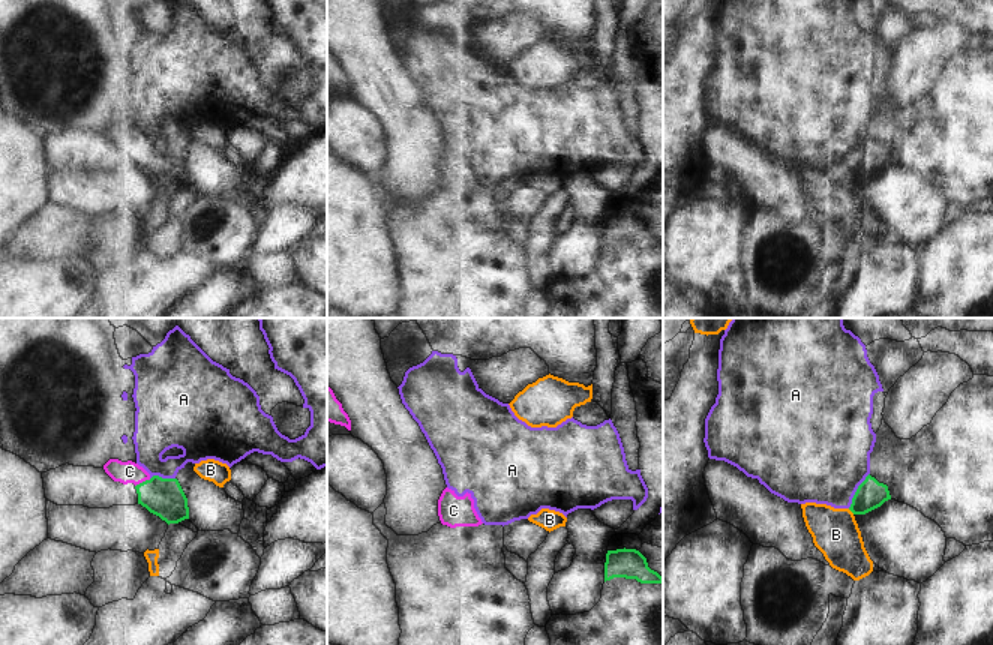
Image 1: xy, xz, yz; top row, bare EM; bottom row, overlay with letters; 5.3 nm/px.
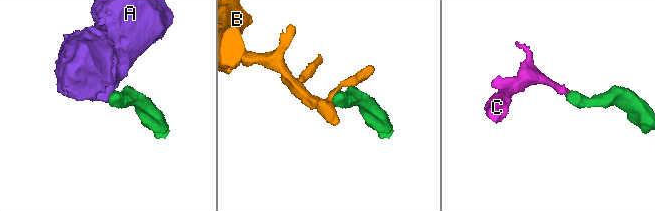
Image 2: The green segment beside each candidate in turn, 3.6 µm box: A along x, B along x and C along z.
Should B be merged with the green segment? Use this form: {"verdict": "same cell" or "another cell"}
{"verdict": "another cell"}

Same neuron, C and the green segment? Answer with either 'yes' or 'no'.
yes

